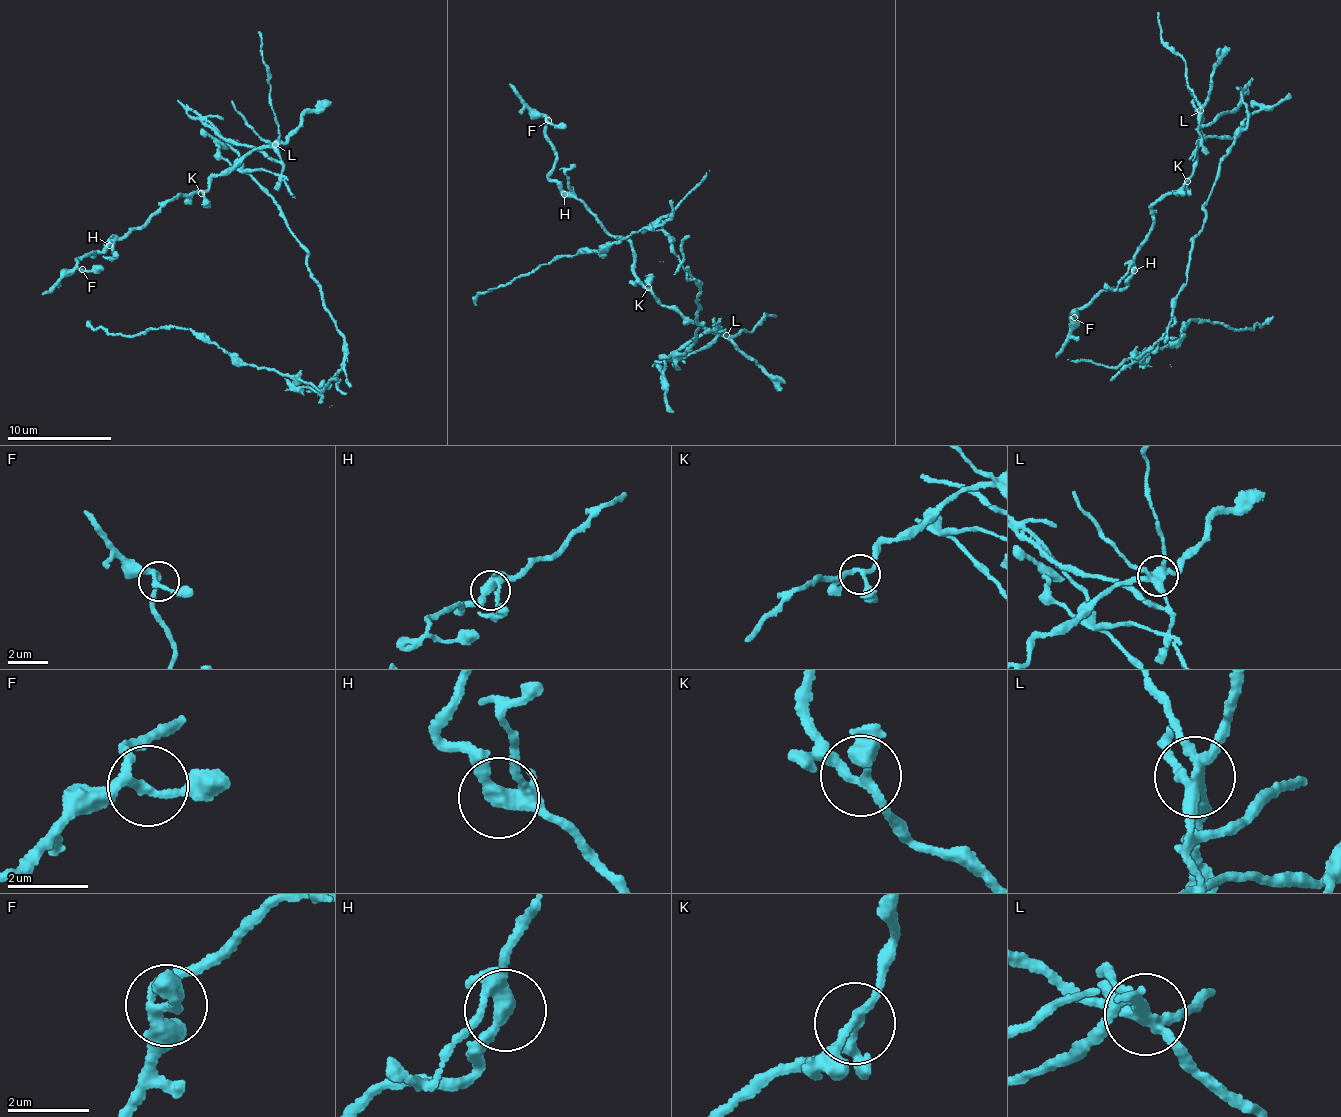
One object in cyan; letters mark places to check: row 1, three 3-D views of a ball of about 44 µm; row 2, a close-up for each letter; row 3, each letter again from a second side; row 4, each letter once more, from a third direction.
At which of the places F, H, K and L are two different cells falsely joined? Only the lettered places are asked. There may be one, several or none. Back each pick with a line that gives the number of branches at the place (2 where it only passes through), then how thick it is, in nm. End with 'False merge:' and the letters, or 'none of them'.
L: 5 branches meet; 320 nm thick
False merge: L

